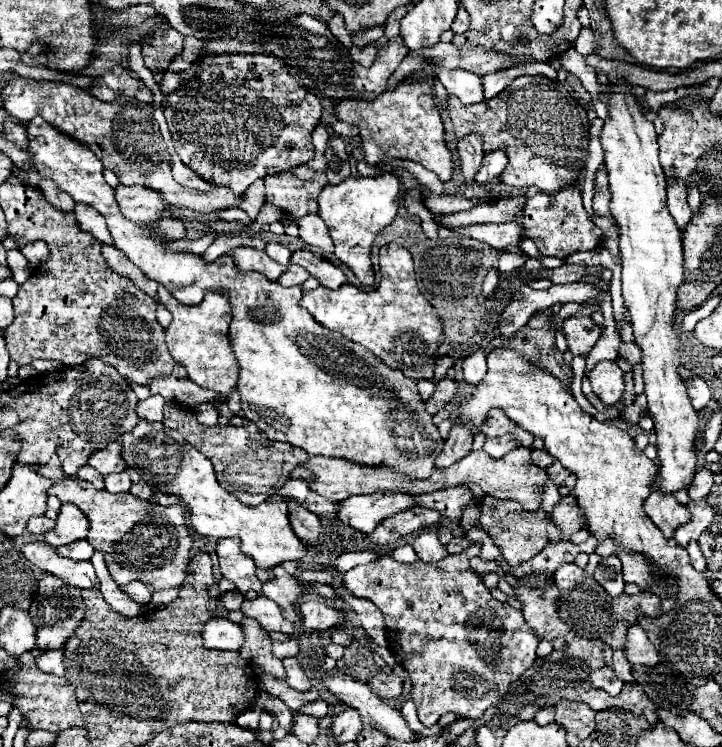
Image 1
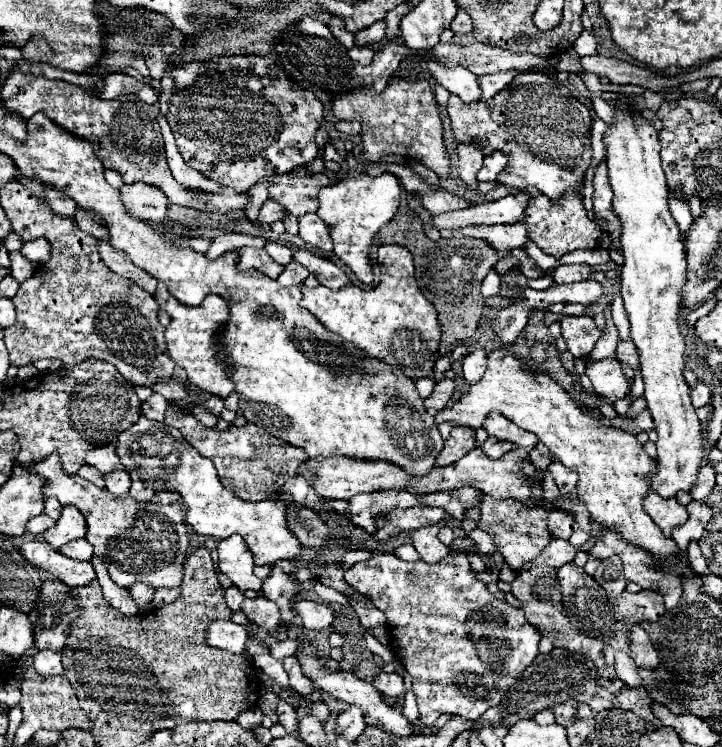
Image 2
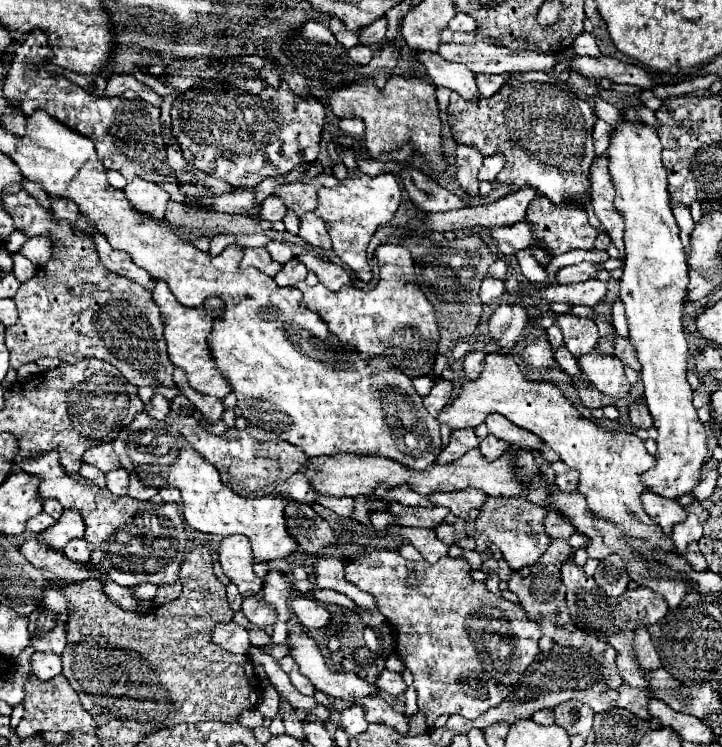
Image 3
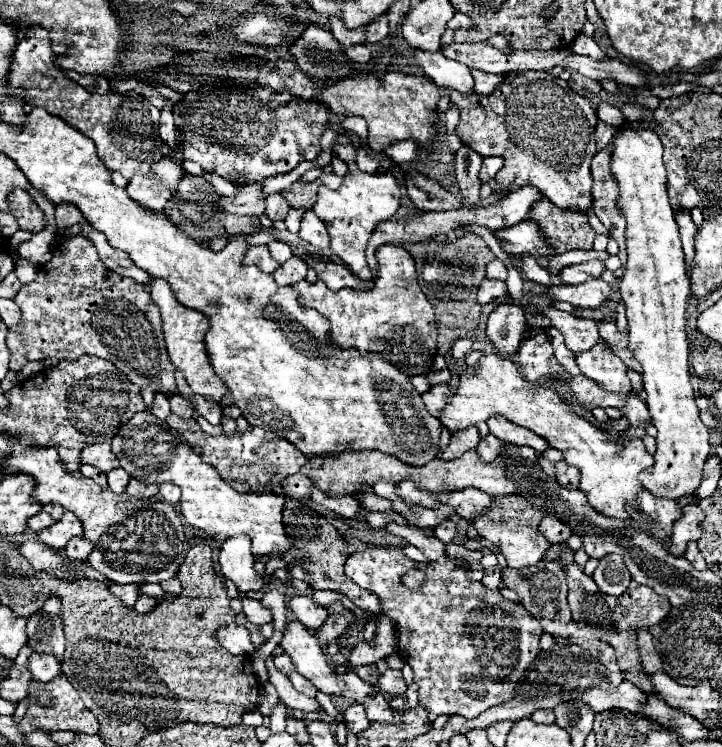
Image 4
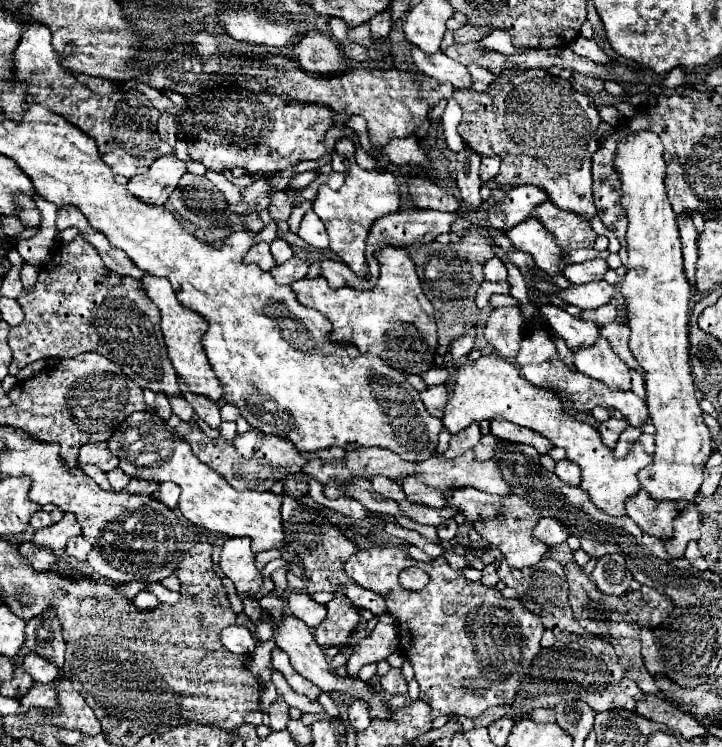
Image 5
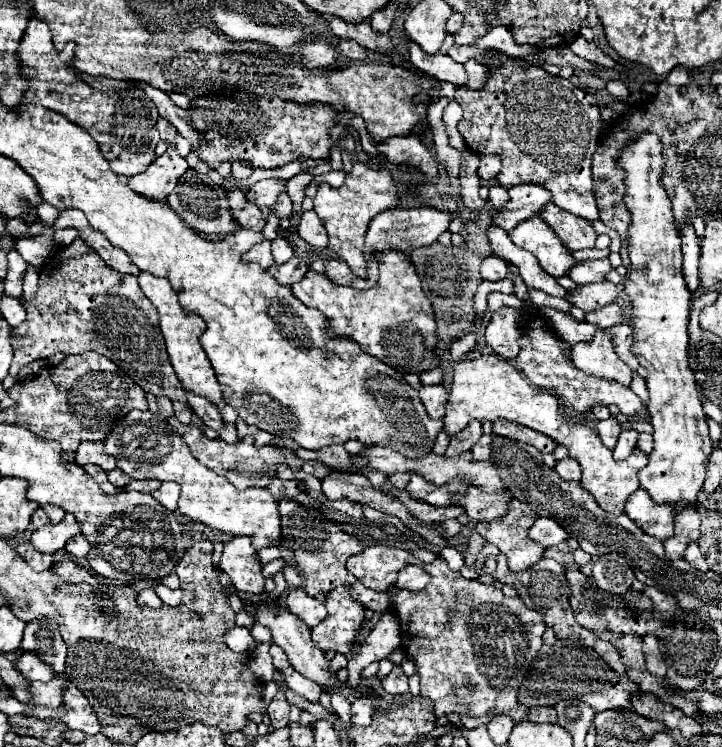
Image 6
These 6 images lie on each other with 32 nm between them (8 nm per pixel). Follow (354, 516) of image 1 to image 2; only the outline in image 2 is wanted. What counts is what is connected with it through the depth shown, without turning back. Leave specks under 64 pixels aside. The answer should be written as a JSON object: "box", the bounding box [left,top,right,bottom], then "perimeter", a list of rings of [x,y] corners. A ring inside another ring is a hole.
{"box":[344,490,422,534],"perimeter":[[[406,490],[360,494],[360,496],[352,496],[348,500],[344,518],[350,520],[354,526],[364,528],[366,532],[372,534],[376,530],[378,516],[386,516],[394,508],[412,508],[412,506],[420,506],[420,504],[422,504],[422,500],[416,494],[410,494]]]}

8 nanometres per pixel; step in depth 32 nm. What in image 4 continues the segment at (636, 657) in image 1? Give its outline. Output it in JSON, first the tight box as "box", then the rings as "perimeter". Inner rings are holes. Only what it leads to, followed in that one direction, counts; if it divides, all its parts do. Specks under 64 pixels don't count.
{"box":[636,628,662,674],"perimeter":[[[646,628],[636,630],[636,634],[638,634],[638,652],[640,652],[640,662],[642,662],[644,670],[646,670],[648,674],[662,670],[662,660],[660,660],[658,652],[656,652],[656,648],[654,648],[654,644],[652,644],[652,634],[650,634]]]}

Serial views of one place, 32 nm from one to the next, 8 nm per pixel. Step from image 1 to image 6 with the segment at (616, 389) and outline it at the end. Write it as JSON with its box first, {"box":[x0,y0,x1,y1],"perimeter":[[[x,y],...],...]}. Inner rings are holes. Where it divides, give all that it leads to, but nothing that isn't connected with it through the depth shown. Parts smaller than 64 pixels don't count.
{"box":[572,330,632,386],"perimeter":[[[598,330],[589,342],[575,344],[572,347],[572,361],[590,376],[630,386],[632,370],[616,356],[611,337],[604,330]]]}

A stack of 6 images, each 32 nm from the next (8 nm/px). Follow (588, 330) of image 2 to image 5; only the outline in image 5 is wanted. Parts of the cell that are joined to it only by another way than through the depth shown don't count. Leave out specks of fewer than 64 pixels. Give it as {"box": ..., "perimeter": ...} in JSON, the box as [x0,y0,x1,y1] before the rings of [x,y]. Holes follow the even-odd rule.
{"box":[540,304,598,352],"perimeter":[[[552,304],[542,306],[540,312],[548,320],[550,328],[554,328],[566,340],[566,346],[572,352],[576,352],[580,348],[588,348],[598,340],[598,326],[594,322],[574,318],[568,312],[564,312],[562,308],[552,306]]]}

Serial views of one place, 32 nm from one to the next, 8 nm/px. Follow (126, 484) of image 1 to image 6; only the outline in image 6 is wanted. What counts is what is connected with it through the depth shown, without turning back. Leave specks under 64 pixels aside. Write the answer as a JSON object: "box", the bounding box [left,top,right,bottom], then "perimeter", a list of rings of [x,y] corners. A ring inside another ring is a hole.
{"box":[108,468,130,488],"perimeter":[[[114,468],[112,472],[108,472],[108,480],[116,486],[116,488],[124,488],[130,482],[130,476],[124,474],[120,468]]]}

